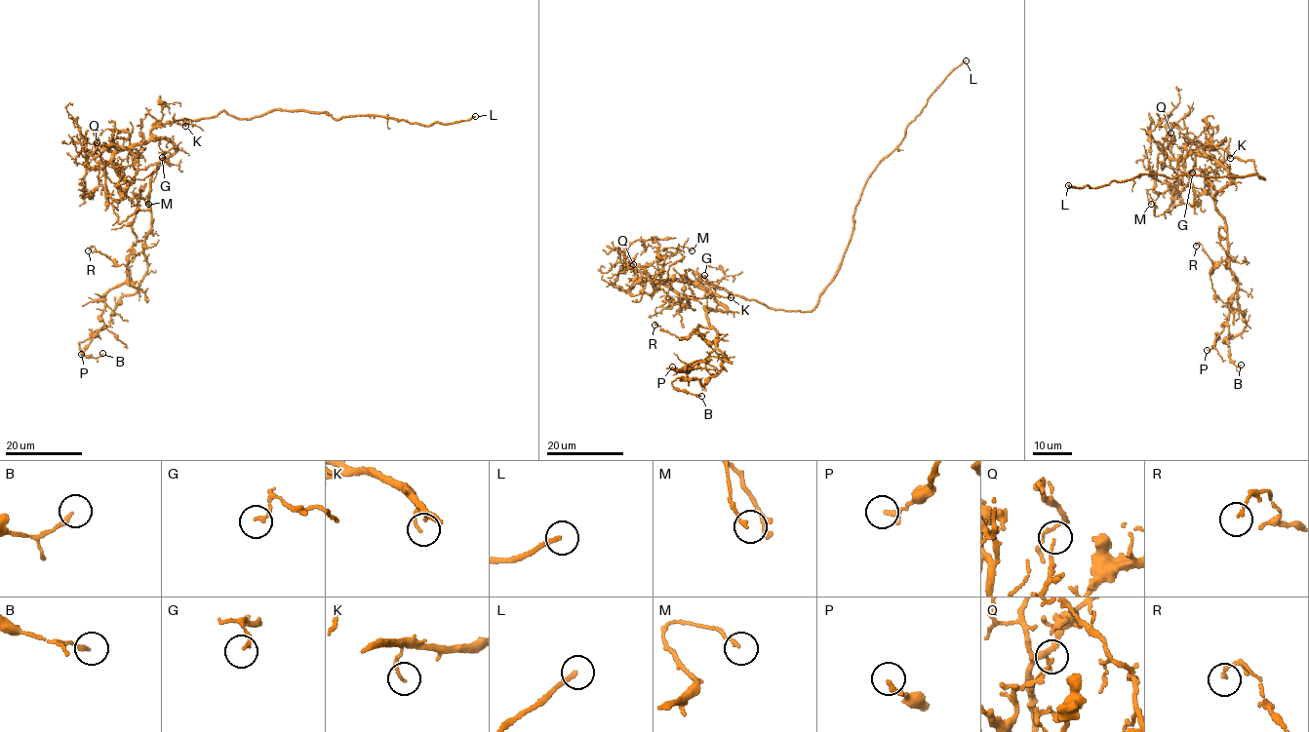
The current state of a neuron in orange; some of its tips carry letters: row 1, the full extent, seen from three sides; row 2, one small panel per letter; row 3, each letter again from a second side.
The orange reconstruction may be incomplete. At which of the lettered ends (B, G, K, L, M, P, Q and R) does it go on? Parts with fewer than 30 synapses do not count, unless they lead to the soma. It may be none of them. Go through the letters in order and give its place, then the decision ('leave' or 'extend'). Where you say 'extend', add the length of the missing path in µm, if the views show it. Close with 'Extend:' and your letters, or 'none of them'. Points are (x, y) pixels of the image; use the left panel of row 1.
B: at (102, 353); leave
G: at (162, 157); leave
K: at (185, 126); leave
L: at (475, 116); extend; about 15 µm are missing
M: at (148, 204); leave
P: at (81, 354); leave
Q: at (97, 142); leave
R: at (88, 250); leave
Extend: L

